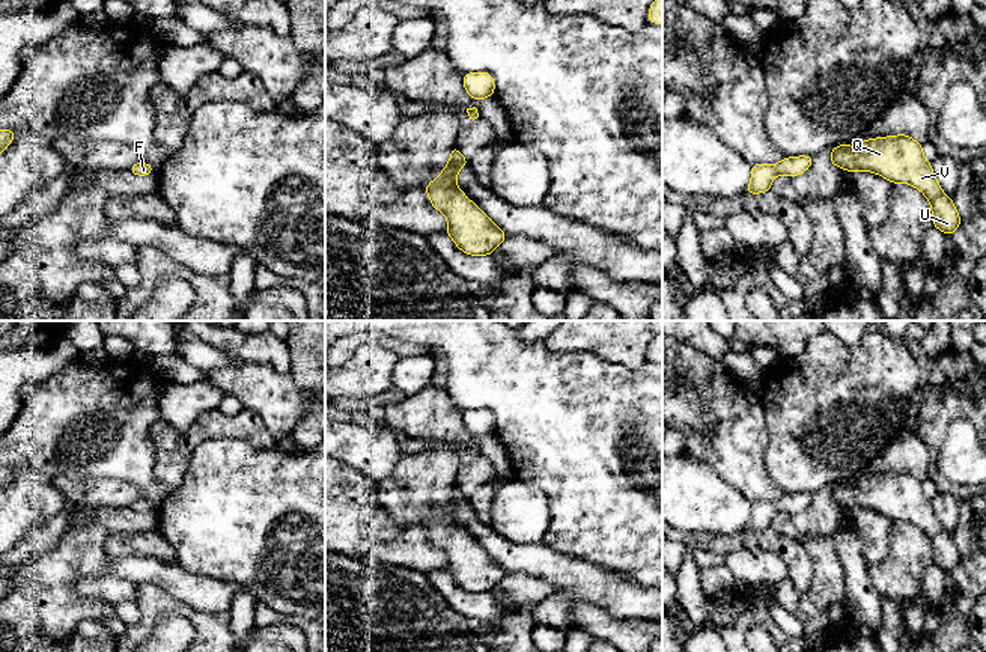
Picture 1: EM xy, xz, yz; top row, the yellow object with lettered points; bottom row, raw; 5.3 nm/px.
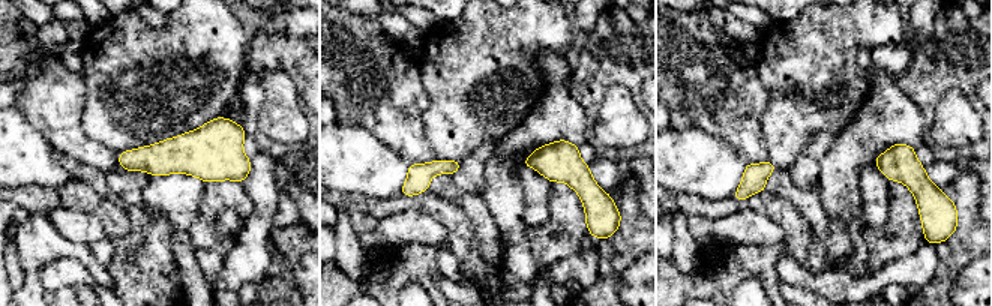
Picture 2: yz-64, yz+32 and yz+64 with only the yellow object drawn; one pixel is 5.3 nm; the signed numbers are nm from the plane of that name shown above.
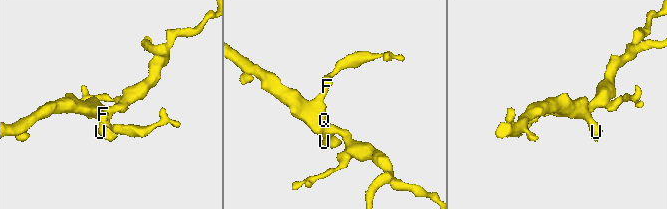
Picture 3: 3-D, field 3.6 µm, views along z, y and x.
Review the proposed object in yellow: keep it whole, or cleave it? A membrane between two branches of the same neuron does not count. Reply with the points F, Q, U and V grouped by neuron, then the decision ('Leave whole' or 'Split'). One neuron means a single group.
Groups: F Q U V. Leave whole

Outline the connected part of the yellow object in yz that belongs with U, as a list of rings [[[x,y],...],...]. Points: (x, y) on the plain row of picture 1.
[[[908,471],[863,477],[854,485],[843,480],[829,492],[831,501],[846,509],[873,509],[891,521],[918,526],[930,541],[932,562],[947,574],[962,563],[953,538],[941,527],[932,501],[923,492],[923,482]]]

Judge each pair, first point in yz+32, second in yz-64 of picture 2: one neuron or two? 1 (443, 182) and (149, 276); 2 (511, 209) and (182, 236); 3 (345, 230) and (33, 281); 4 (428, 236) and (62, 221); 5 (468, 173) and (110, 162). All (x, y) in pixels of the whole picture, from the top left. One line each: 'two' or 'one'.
1: one
2: one
3: two
4: one
5: two

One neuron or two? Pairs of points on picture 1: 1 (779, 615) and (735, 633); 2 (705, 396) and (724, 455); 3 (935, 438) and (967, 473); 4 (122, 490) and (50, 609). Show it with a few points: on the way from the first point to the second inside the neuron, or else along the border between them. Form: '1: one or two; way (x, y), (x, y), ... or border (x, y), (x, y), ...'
1: two; border (765, 592), (763, 601), (771, 618), (788, 636)
2: one; way (712, 411), (724, 429), (724, 440)
3: two; border (962, 417), (950, 423), (938, 455), (947, 481)
4: two; border (76, 506), (128, 508)

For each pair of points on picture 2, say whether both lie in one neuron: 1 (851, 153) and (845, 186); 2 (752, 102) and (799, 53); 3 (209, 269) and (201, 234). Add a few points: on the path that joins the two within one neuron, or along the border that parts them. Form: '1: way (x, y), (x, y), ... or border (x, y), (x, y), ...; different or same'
1: way (845, 161), (845, 179); same
2: border (755, 68), (767, 92), (767, 107), (761, 122); different
3: border (195, 246), (213, 249), (222, 257); different

